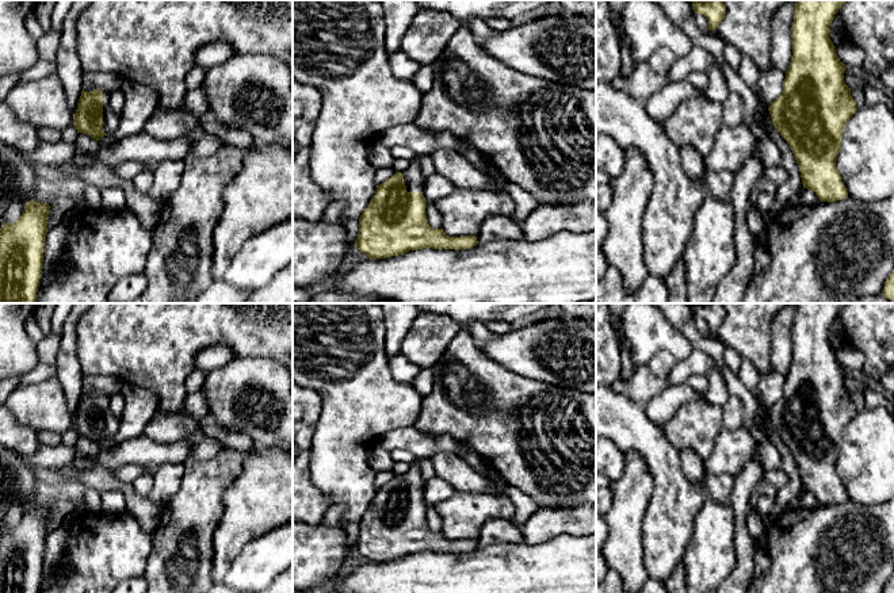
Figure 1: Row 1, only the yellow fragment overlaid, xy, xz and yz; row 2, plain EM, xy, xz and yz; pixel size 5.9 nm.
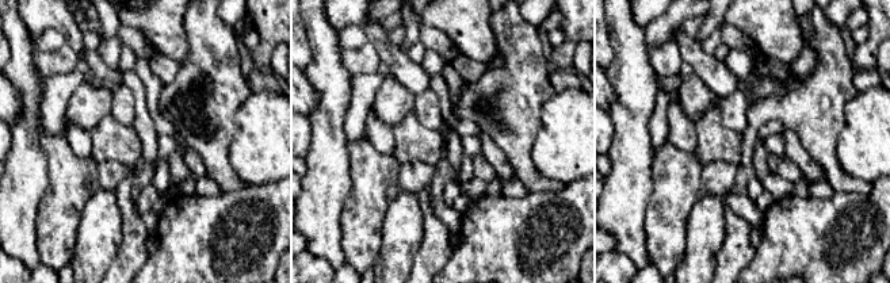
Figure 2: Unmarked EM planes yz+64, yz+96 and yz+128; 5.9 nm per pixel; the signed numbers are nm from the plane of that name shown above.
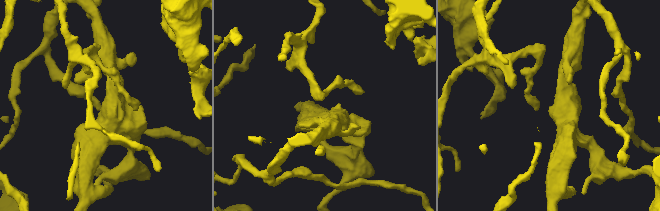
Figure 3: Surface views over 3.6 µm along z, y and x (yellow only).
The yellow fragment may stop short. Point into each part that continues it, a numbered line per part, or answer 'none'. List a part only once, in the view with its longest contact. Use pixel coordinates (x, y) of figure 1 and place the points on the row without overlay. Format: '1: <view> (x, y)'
1: xy (110, 421)

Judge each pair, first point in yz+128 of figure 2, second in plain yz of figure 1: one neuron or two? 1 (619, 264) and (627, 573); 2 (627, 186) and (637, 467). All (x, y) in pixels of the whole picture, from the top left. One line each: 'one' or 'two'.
1: two
2: one

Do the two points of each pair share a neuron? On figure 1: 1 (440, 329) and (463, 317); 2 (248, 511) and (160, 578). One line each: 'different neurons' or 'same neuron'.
1: different neurons
2: different neurons

